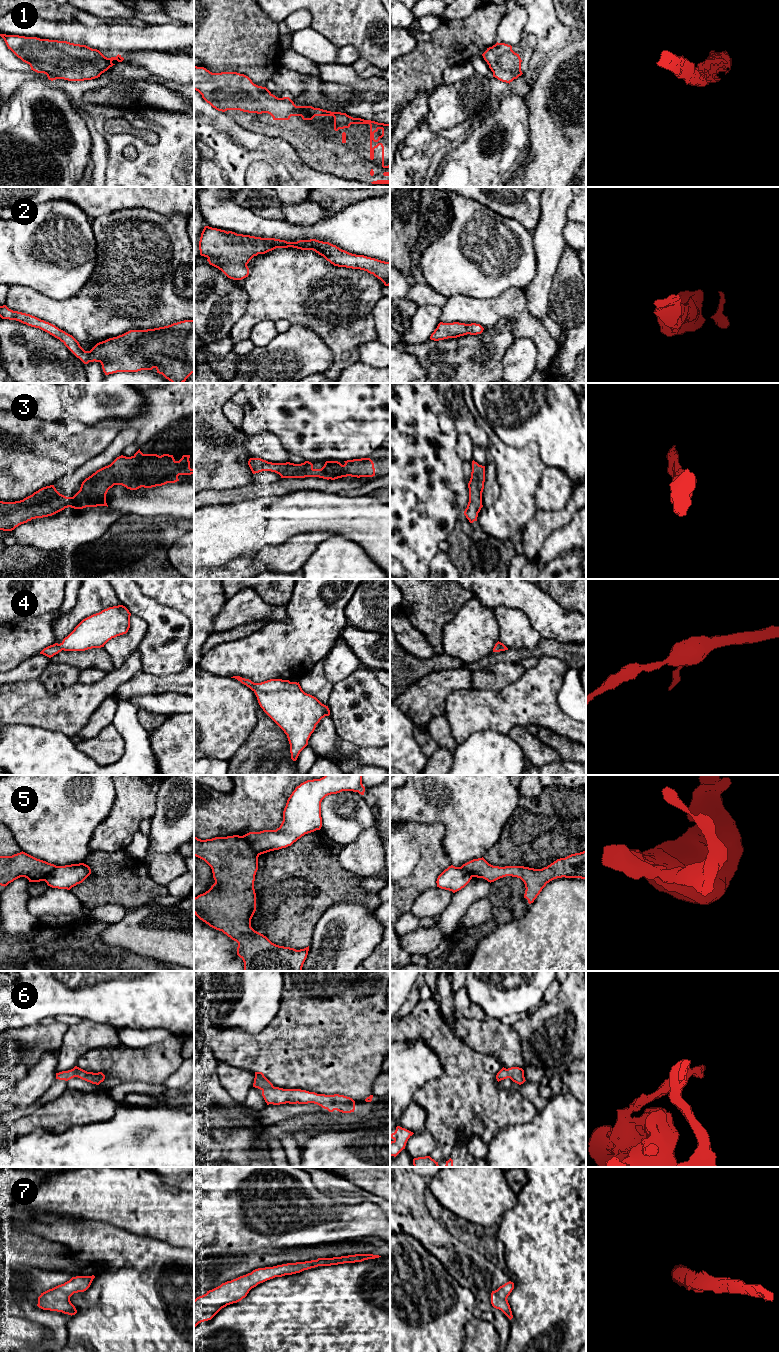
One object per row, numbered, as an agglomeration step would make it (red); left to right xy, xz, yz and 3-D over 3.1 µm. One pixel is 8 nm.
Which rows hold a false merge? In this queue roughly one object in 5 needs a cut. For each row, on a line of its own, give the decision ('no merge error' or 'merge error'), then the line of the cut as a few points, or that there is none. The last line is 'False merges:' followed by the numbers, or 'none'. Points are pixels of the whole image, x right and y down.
1: no merge error; no cut
2: no merge error; no cut
3: no merge error; no cut
4: no merge error; no cut
5: merge error; cut in xz along (242, 836), (259, 854)
6: no merge error; no cut
7: no merge error; no cut
False merges: 5

